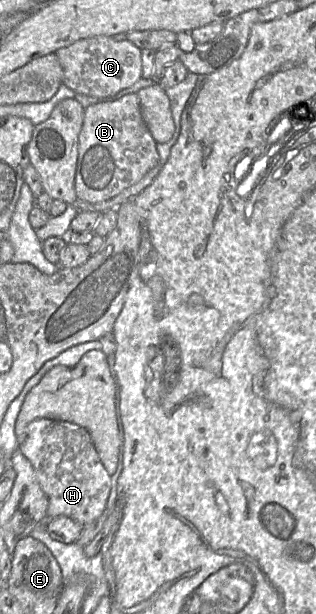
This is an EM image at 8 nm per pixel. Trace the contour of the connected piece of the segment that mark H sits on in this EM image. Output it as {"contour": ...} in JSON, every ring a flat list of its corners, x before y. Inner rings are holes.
{"contour":[[40,418,27,426,26,439,18,450,32,464,38,483,48,498,45,523,67,516,89,525,106,509,111,492,111,475,102,464,89,432,72,422]]}

